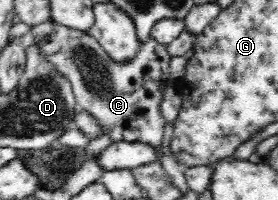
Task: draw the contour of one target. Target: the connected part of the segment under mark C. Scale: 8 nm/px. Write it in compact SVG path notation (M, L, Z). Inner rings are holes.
M53 20L33 24L30 29L33 34L33 45L37 45L41 57L49 61L55 72L63 75L71 83L71 90L78 108L90 112L100 122L104 133L108 131L113 142L147 143L159 154L161 140L163 140L163 128L165 128L159 104L161 104L163 88L170 82L169 61L173 57L169 54L166 45L155 39L149 39L140 45L139 52L130 63L121 64L111 60L111 57L88 31L70 29Z

